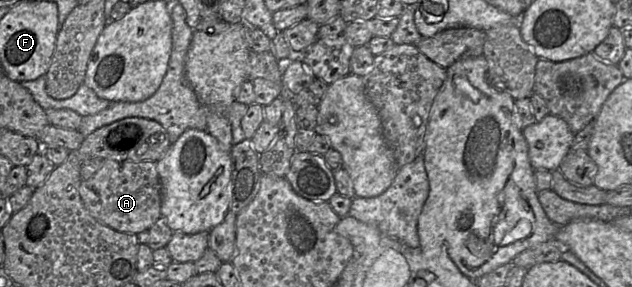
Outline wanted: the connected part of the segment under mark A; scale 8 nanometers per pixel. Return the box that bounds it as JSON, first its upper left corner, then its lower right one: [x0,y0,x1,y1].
[79,159,161,235]

